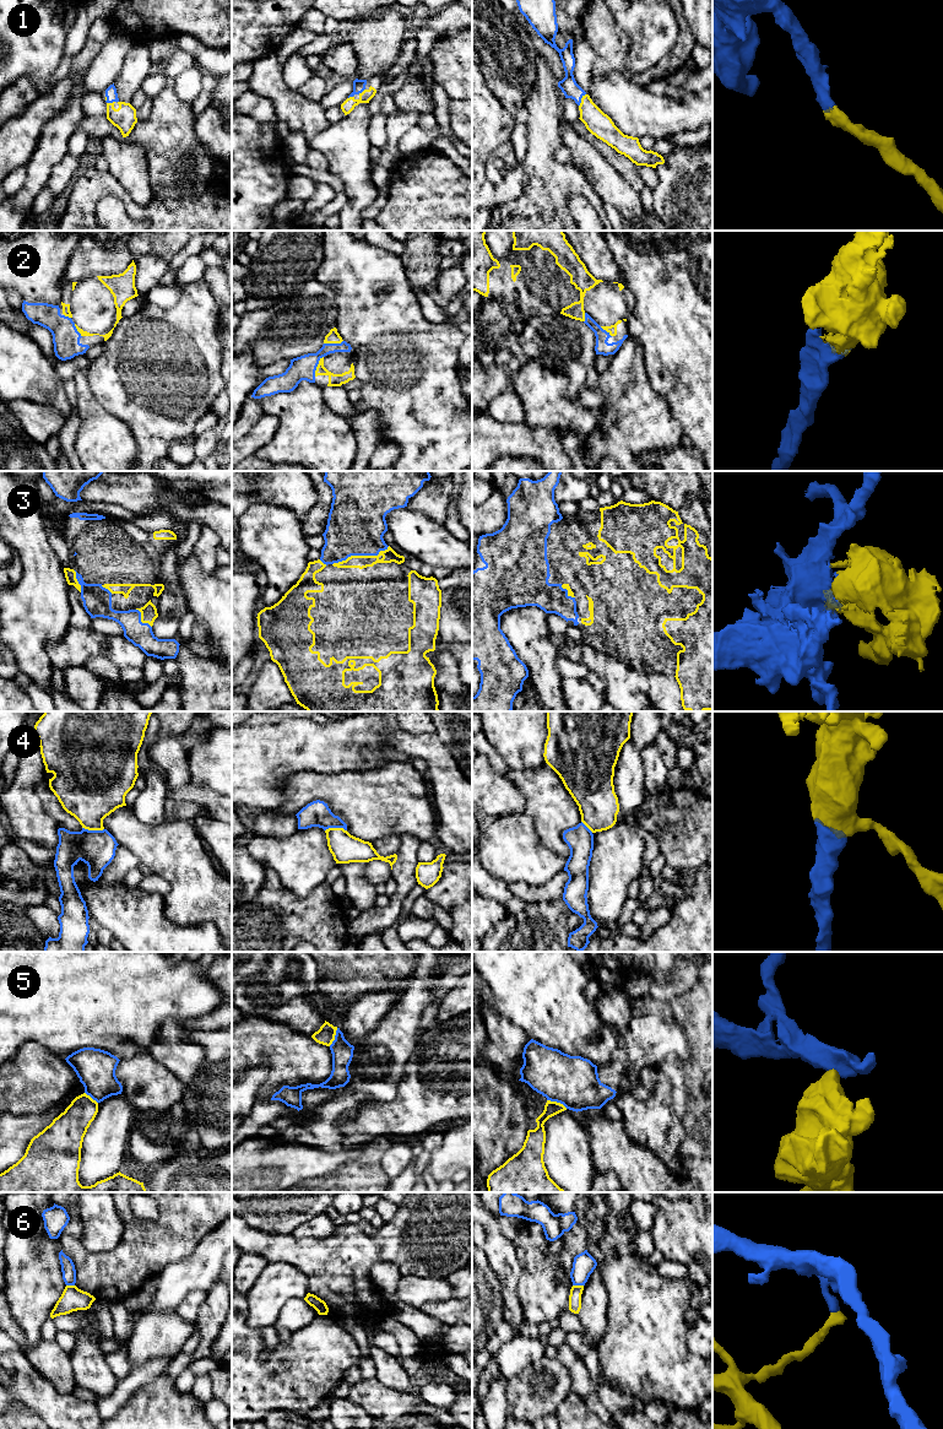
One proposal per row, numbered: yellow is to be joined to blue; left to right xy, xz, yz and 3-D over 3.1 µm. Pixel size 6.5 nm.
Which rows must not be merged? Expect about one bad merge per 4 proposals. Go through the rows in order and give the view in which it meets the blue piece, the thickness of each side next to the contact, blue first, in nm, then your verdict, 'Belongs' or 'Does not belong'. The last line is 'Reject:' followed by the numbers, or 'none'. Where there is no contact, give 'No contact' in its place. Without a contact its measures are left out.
1: Touches blue in xy. Thickness 80 nm (blue) against 160 nm. Belongs
2: Touches blue in xz. Thickness 160 nm (blue) against 80 nm. Belongs
3: Touches blue in xz. Thickness 380 nm (blue) against 90 nm. Belongs
4: Touches blue in xy. Thickness 240 nm (blue) against 380 nm. Belongs
5: Touches blue in yz. Thickness 340 nm (blue) against 100 nm. Does not belong
6: Touches blue in yz. Thickness 150 nm (blue) against 80 nm. Does not belong
Reject: 5, 6

